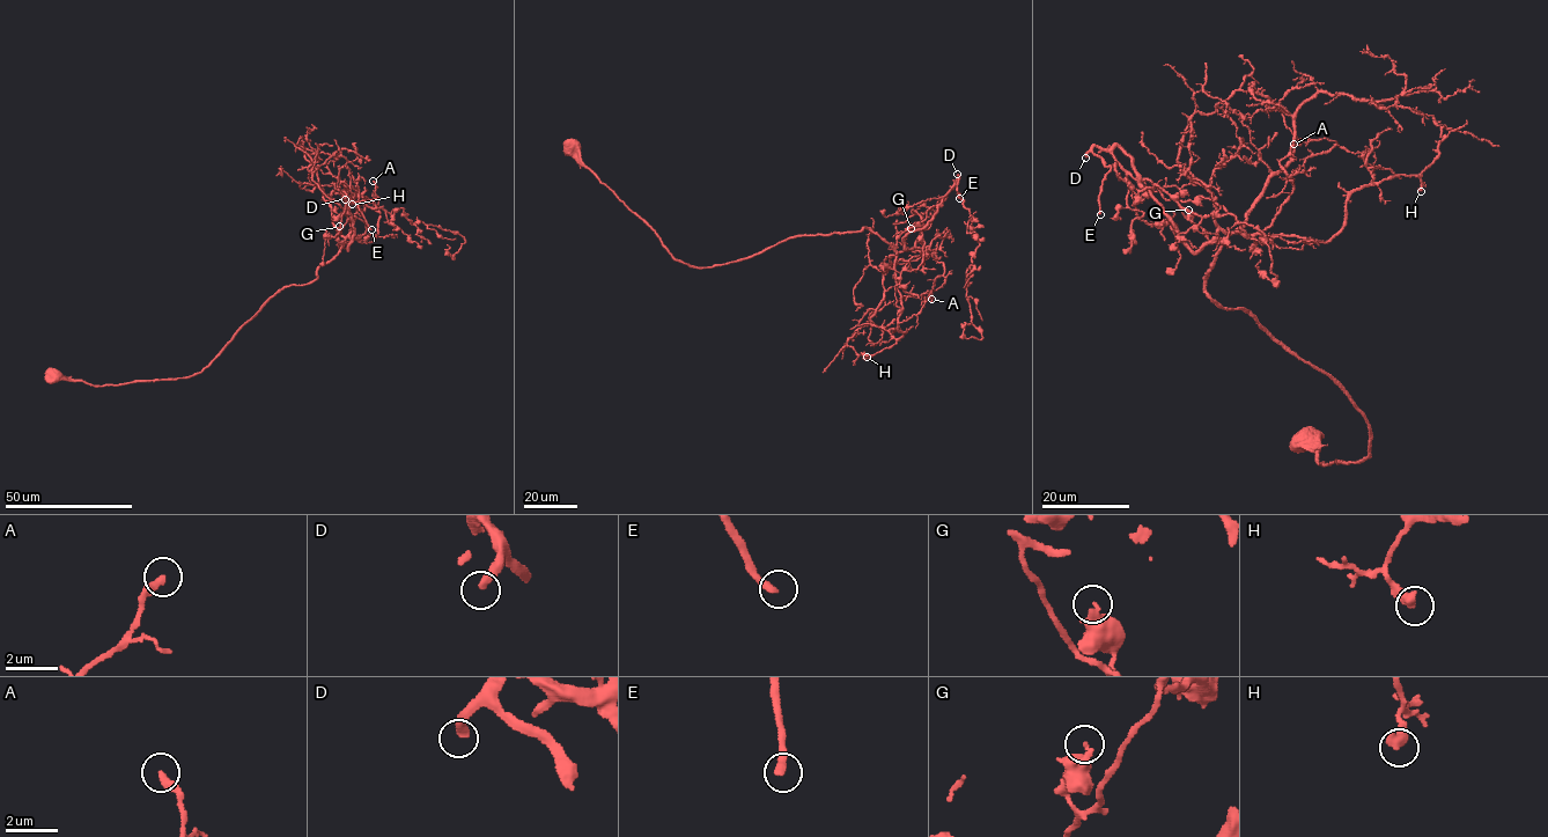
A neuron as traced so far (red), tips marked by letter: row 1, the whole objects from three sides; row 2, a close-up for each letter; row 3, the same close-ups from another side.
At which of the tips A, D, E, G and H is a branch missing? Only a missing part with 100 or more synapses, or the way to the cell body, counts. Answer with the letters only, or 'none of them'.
D, E

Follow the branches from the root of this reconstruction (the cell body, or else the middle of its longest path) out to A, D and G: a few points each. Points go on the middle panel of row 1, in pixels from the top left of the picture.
A: (574, 147), (690, 265), (867, 227), (896, 251), (904, 291), (931, 299)
D: (574, 147), (671, 256), (698, 268), (745, 259), (793, 236), (867, 227), (896, 246), (933, 219), (957, 174)
G: (574, 147), (669, 254), (690, 265), (722, 265), (793, 236), (867, 227), (896, 246), (911, 228)

